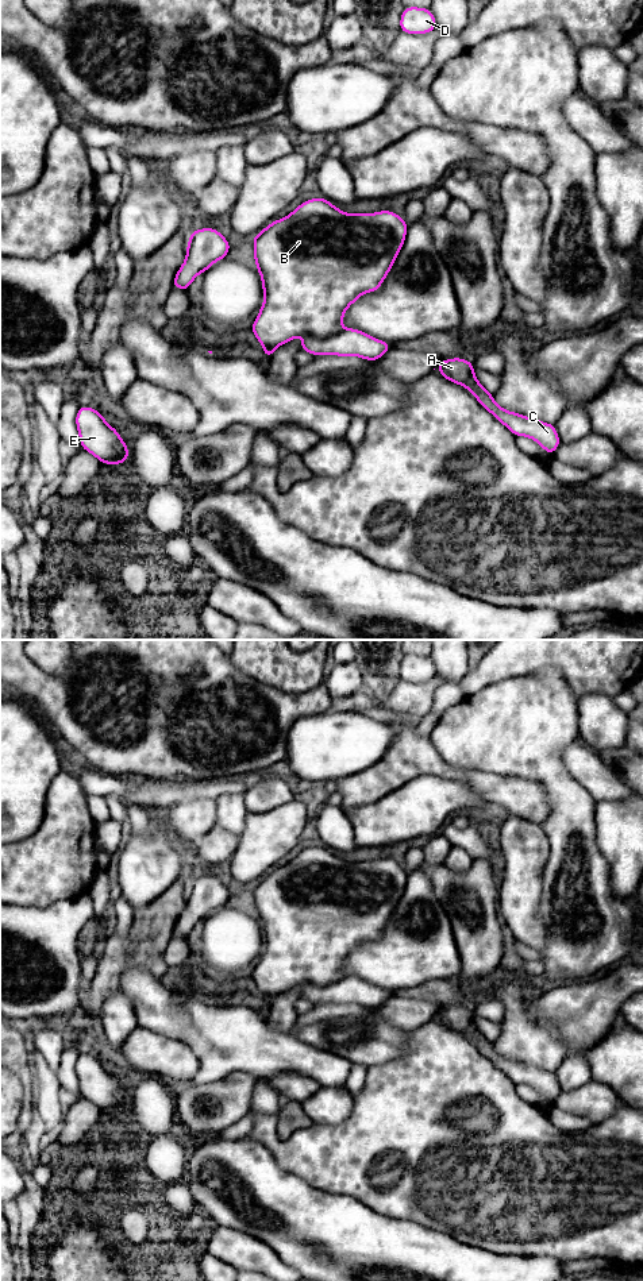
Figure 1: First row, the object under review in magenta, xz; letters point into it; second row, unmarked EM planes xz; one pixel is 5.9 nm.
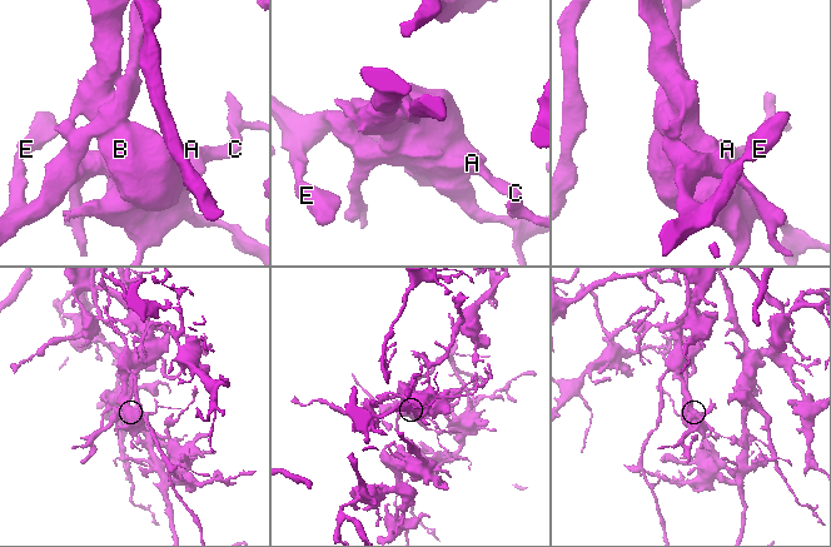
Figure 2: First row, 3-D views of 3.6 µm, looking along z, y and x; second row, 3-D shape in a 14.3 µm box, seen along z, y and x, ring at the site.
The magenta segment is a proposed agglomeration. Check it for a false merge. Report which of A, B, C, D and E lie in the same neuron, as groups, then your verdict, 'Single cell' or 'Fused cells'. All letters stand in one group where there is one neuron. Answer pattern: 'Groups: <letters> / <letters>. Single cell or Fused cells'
Groups: A B C D / E. Fused cells

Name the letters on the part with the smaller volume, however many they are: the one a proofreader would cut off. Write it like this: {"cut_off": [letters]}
{"cut_off": ["A", "B", "C", "D"]}

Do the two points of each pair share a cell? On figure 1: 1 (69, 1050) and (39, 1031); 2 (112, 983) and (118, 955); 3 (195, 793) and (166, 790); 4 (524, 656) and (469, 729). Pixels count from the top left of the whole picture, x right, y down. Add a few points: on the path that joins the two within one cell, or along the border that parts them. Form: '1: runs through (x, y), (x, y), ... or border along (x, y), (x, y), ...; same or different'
1: border along (65, 1044), (61, 1052), (61, 1063), (56, 1072); different
2: runs through (112, 976), (114, 961); same
3: runs through (188, 791), (173, 791); same
4: border along (539, 670), (527, 675), (496, 680), (478, 690); different

